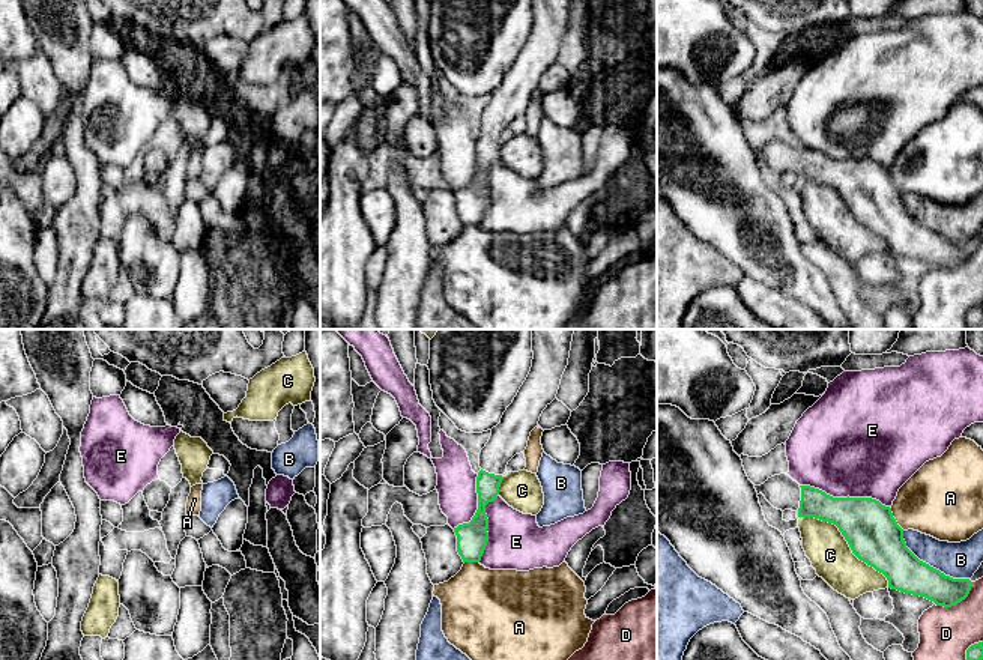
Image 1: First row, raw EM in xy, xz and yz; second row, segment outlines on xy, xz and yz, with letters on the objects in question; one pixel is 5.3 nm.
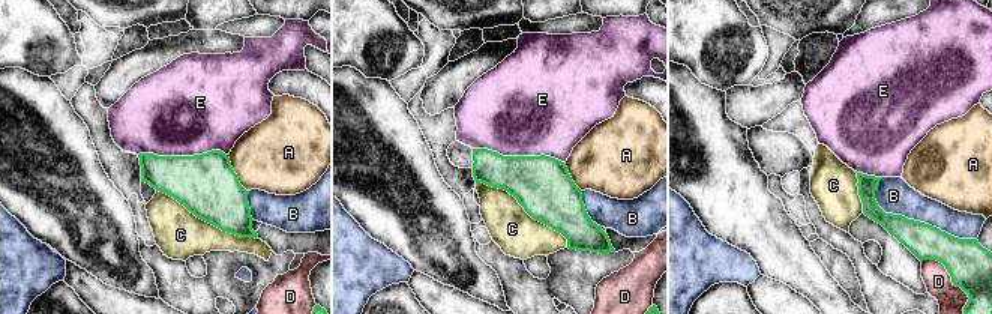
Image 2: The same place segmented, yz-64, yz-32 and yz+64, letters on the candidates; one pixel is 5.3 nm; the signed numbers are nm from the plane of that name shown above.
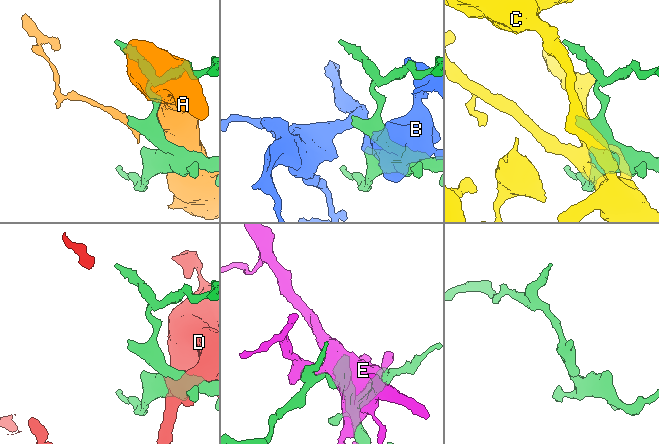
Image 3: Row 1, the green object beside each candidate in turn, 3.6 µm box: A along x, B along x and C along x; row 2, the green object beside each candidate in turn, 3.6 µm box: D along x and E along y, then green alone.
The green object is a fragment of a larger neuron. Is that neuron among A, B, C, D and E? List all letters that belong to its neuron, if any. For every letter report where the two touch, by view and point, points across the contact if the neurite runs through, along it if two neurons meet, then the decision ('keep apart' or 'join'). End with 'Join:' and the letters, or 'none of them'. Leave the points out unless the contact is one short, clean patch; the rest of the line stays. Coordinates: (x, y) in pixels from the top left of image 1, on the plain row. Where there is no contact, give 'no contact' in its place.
A: yz (895, 182) | keep apart
B: yz (929, 229) | keep apart
C: yz (848, 206) | keep apart
D: yz (958, 265) | keep apart
E: yz (845, 161) | keep apart
Join: none of them

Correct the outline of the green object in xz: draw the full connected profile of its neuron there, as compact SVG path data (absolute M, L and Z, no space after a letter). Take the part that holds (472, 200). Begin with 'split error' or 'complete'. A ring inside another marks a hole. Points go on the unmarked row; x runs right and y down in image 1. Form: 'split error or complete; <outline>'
split error; M532 0L532 30L501 86L479 116L478 173L469 186L454 191L463 226L479 226L488 204L485 168L499 158L508 125L525 116L543 74L556 62L568 29L573 0Z

